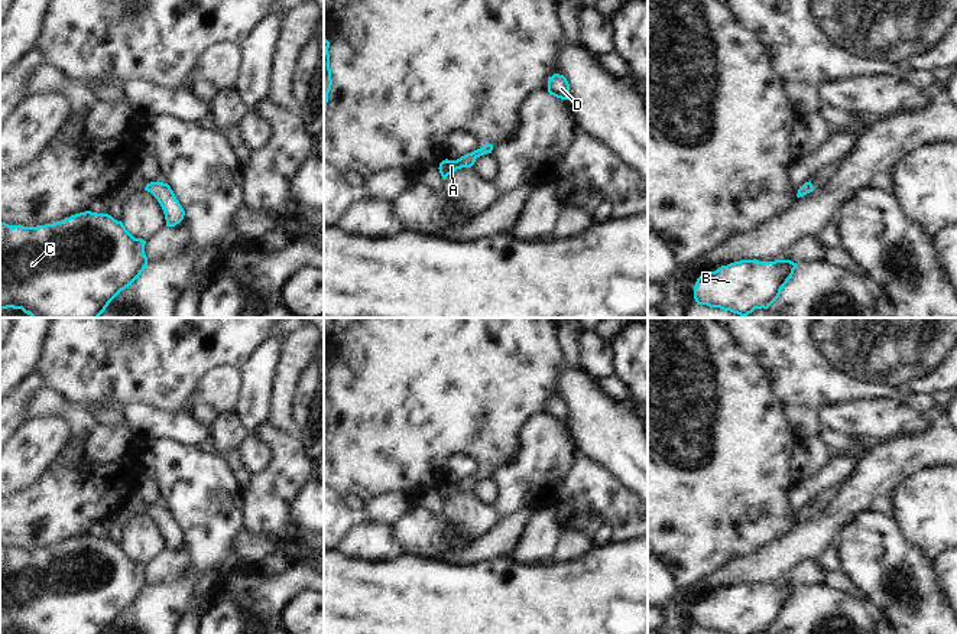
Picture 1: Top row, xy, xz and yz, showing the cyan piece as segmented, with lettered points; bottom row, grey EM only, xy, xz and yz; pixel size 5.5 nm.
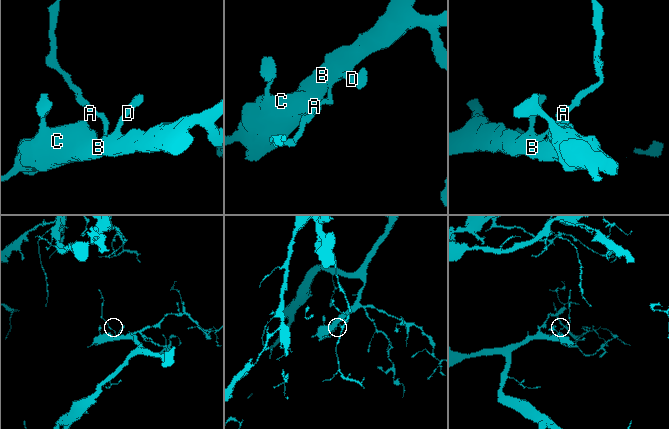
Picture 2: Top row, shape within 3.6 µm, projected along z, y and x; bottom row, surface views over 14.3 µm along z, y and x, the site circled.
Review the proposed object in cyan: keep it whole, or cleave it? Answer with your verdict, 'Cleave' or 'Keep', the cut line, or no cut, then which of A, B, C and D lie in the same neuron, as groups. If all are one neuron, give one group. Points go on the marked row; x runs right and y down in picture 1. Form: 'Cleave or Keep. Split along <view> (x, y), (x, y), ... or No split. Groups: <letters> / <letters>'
Keep. No split. Groups: A B C D

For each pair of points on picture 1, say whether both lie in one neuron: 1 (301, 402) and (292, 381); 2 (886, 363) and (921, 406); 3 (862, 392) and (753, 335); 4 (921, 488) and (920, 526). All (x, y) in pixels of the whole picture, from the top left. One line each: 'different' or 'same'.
1: different
2: different
3: same
4: same

